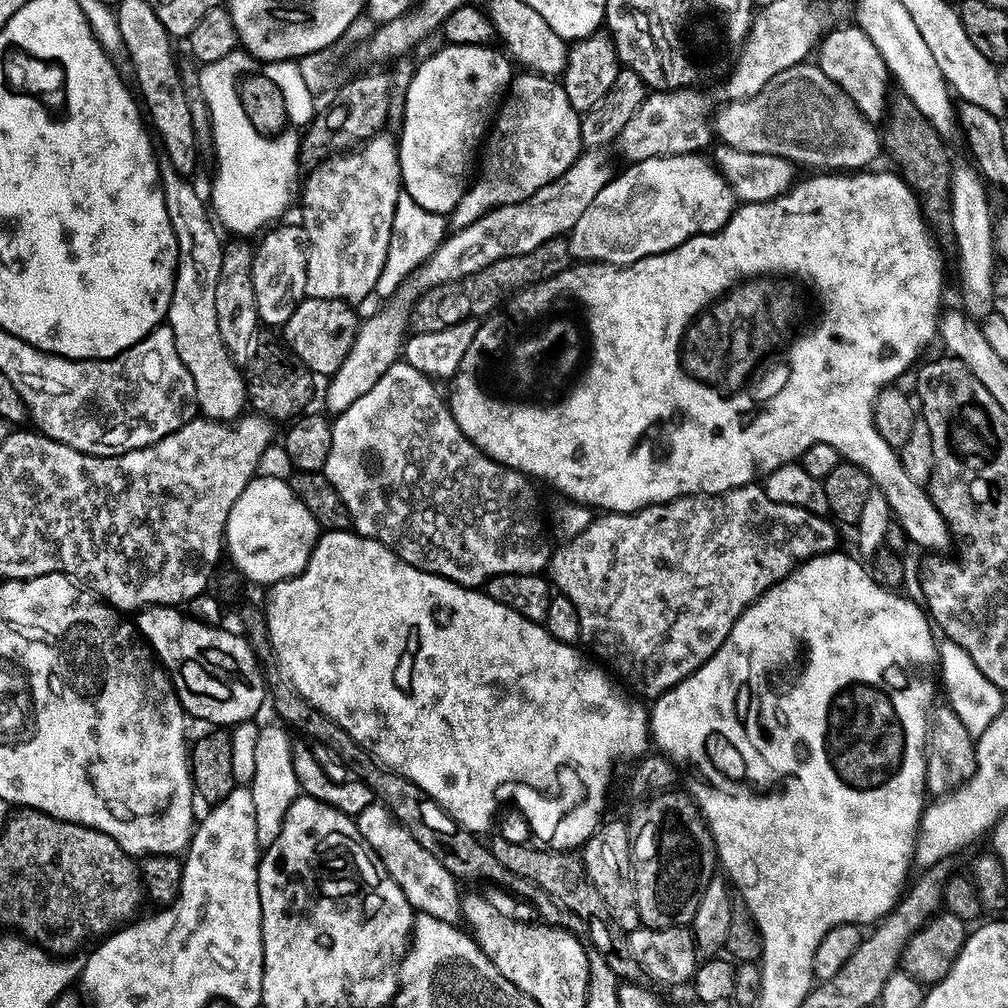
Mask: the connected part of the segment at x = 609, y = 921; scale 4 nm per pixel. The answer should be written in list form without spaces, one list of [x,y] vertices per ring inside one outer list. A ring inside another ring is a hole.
[[[496,836],[490,840],[490,847],[494,858],[498,858],[498,862],[502,862],[502,866],[506,866],[510,874],[518,874],[518,878],[526,878],[530,883],[546,890],[546,894],[550,894],[554,902],[578,914],[578,918],[586,922],[592,939],[591,947],[597,948],[604,955],[610,970],[614,970],[614,974],[620,977],[621,981],[636,982],[641,979],[641,966],[634,954],[630,954],[628,933],[622,930],[622,926],[618,926],[618,922],[614,922],[614,914],[606,910],[606,902],[602,902],[602,894],[598,894],[598,890],[590,882],[583,859],[579,855],[568,850],[549,850],[544,846],[531,848],[528,844],[507,840],[504,836]]]

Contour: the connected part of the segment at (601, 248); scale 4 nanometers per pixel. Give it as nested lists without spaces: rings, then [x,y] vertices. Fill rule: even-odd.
[[[695,152],[682,153],[677,156],[658,156],[646,158],[644,161],[636,163],[629,163],[625,172],[617,171],[609,180],[606,186],[602,186],[602,190],[598,190],[597,196],[594,197],[594,202],[590,202],[590,206],[586,206],[586,211],[582,214],[582,218],[578,218],[578,222],[574,222],[571,232],[567,233],[566,239],[568,241],[571,255],[580,262],[595,262],[598,264],[633,264],[647,256],[654,254],[662,254],[668,252],[672,248],[676,248],[680,244],[684,244],[690,238],[695,236],[705,236],[708,232],[719,232],[720,227],[723,226],[728,219],[732,217],[733,212],[738,207],[736,196],[732,192],[731,185],[728,184],[726,177],[720,173],[719,168],[711,159],[703,160],[703,155]]]

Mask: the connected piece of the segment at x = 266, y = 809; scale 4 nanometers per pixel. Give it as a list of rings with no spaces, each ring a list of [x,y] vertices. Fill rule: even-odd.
[[[265,723],[260,729],[258,762],[254,765],[254,778],[250,785],[254,798],[256,833],[261,849],[269,848],[276,841],[282,830],[282,822],[286,818],[286,810],[290,810],[296,797],[301,795],[300,783],[294,774],[294,762],[292,761],[293,737],[287,727],[276,724],[267,725]]]

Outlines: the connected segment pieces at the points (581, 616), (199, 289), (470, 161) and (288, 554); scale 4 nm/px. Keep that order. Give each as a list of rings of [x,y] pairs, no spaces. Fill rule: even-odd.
[[[753,482],[743,484],[740,488],[731,488],[729,492],[719,496],[680,496],[676,500],[669,500],[666,504],[652,504],[648,508],[640,508],[636,512],[609,512],[597,515],[590,522],[590,526],[586,526],[578,535],[565,539],[561,543],[564,545],[557,552],[555,549],[551,553],[546,572],[555,591],[568,598],[577,608],[578,622],[580,623],[579,639],[588,643],[597,652],[595,655],[625,685],[633,684],[633,686],[628,686],[634,689],[637,697],[655,698],[663,692],[668,692],[676,684],[681,684],[690,674],[697,672],[716,653],[718,646],[722,646],[722,642],[726,642],[734,622],[767,588],[778,583],[796,565],[804,563],[812,556],[821,556],[824,552],[833,551],[837,547],[837,525],[831,519],[828,519],[829,521],[824,519],[828,518],[821,513],[806,510],[802,506],[774,502],[764,493],[764,489],[759,483]]]
[[[167,162],[160,164],[160,189],[166,202],[166,214],[170,214],[170,226],[176,231],[178,246],[176,281],[166,322],[174,330],[174,342],[182,362],[186,362],[190,370],[190,378],[194,378],[199,415],[209,420],[231,422],[239,420],[245,411],[246,389],[237,361],[228,355],[222,334],[218,334],[218,313],[214,311],[214,290],[218,287],[224,244],[205,197],[203,200],[196,193],[192,182]]]
[[[448,44],[443,47],[438,49],[433,56],[426,57],[421,64],[417,63],[415,65],[412,80],[408,83],[408,88],[404,92],[404,118],[398,124],[398,128],[400,128],[398,151],[400,154],[400,183],[406,195],[414,198],[414,202],[418,202],[418,206],[422,206],[422,210],[450,214],[454,206],[462,198],[462,194],[468,189],[470,177],[474,172],[474,165],[478,160],[478,153],[481,151],[482,145],[491,129],[492,121],[496,118],[497,111],[502,103],[502,97],[507,93],[508,86],[512,82],[514,68],[510,63],[509,57],[503,51],[500,51],[501,53],[495,52],[495,47],[492,46],[483,44]]]
[[[260,475],[253,476],[246,490],[238,494],[224,527],[226,556],[232,559],[231,567],[243,579],[245,576],[265,586],[297,576],[306,566],[321,535],[322,529],[314,514],[298,502],[287,480]]]

